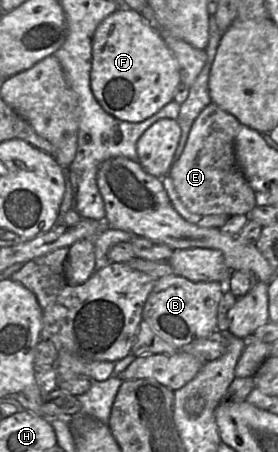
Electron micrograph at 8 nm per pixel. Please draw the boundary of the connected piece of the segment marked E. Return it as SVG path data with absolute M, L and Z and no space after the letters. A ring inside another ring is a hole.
M212 102L195 119L181 156L168 172L180 200L189 212L201 216L248 216L256 206L255 192L235 157L234 142L239 128L240 123L233 115Z

